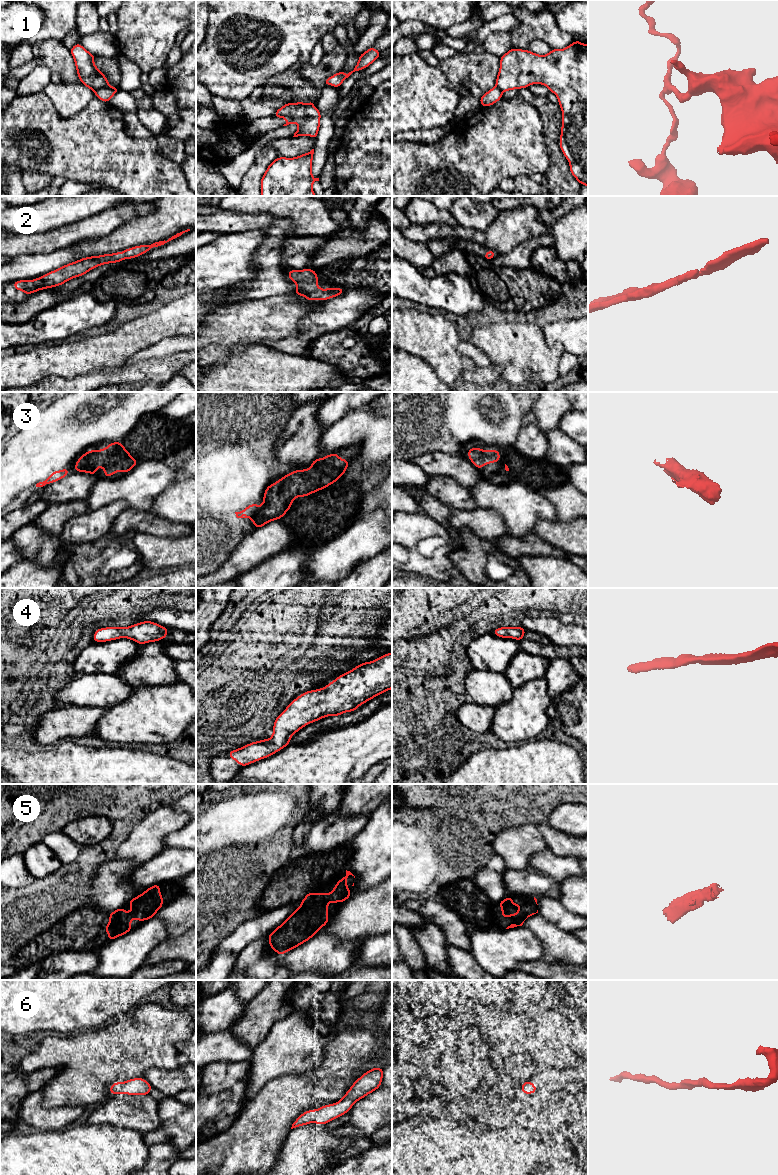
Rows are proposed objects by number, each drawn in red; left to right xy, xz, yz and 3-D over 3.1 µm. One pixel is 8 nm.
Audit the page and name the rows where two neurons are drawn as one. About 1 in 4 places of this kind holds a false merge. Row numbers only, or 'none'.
1

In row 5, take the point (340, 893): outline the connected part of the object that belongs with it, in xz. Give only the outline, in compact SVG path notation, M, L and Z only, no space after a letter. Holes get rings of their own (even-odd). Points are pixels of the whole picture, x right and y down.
M346 870L346 875L336 883L334 889L330 891L328 895L325 893L315 892L307 893L305 898L301 900L300 907L291 913L289 917L274 930L273 933L268 934L269 946L277 954L283 955L316 935L316 933L329 922L328 903L343 903L345 900L349 899L352 893L352 890L349 890L347 886L349 875L352 875L355 878L350 871Z

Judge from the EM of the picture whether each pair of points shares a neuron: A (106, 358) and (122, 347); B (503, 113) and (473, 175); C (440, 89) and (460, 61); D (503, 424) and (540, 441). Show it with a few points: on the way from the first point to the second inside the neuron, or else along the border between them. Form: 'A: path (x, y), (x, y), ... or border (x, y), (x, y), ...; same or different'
A: path (110, 354), (118, 347); same
B: path (503, 128), (503, 131), (474, 160); same
C: border (438, 66), (460, 95); different
D: border (523, 416), (521, 429), (512, 445); different

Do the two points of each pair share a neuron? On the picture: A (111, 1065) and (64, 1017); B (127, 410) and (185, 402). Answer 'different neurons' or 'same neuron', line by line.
A: different neurons
B: different neurons

